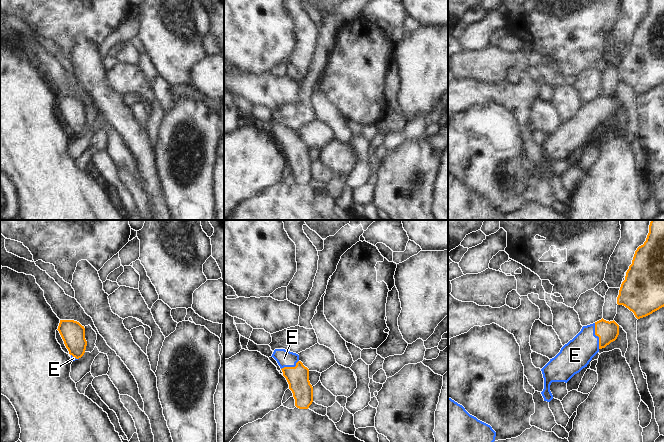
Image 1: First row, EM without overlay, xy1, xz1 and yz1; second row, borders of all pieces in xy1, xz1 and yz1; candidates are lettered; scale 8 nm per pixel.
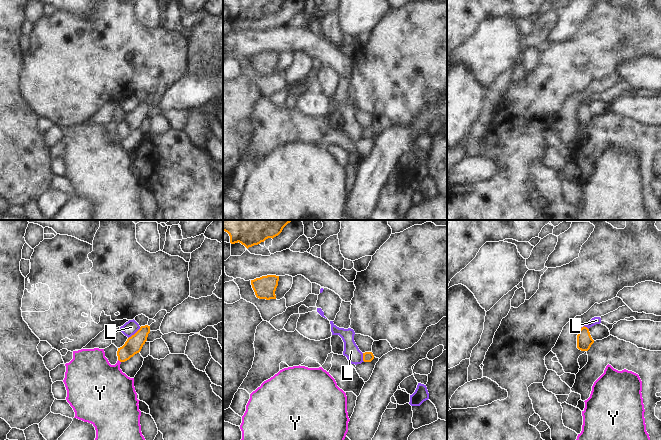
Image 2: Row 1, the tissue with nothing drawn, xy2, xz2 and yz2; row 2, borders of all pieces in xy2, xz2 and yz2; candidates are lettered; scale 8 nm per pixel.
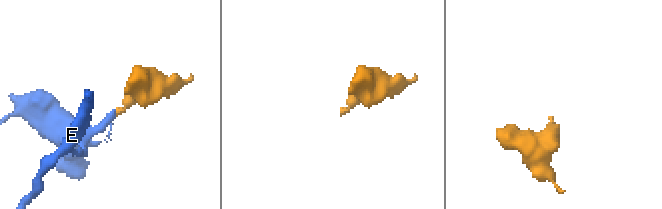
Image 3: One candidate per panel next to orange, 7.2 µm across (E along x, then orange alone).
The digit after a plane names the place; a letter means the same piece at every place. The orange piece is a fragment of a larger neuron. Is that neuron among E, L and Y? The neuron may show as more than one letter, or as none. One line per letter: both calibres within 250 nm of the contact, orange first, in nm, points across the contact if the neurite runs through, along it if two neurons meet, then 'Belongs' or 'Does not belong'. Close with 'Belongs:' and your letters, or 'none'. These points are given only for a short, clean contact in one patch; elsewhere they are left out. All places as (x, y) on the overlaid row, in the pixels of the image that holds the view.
E: Thickness 160 nm (orange) against 240 nm. Path across: yz1 (607, 332), (597, 335), (575, 355). Belongs
L: Thickness 140 nm (orange) against 110 nm. Boundary: xy2 (140, 327), (128, 338). Does not belong
Y: Thickness 140 nm (orange) against 380 nm. Boundary: xy2 (118, 359), (120, 362). Does not belong
Belongs: E.

